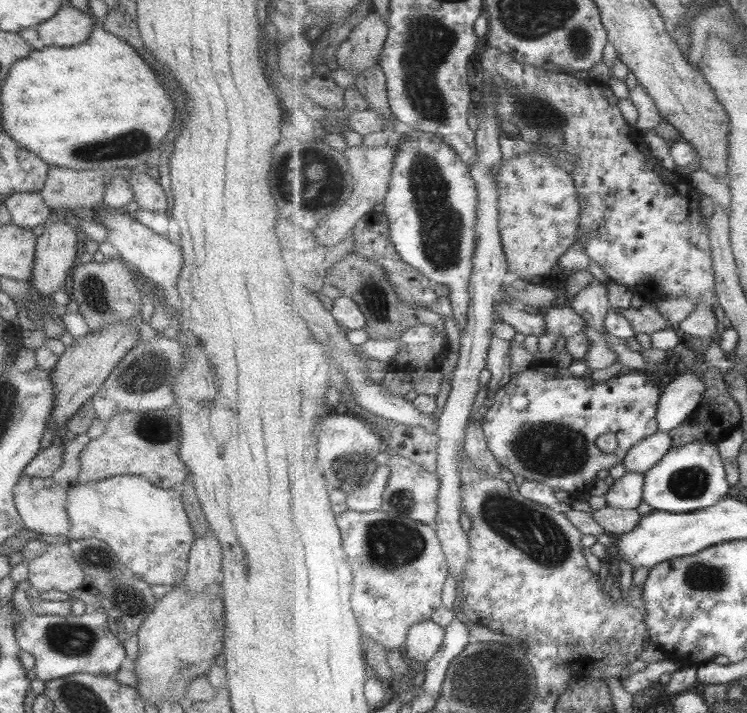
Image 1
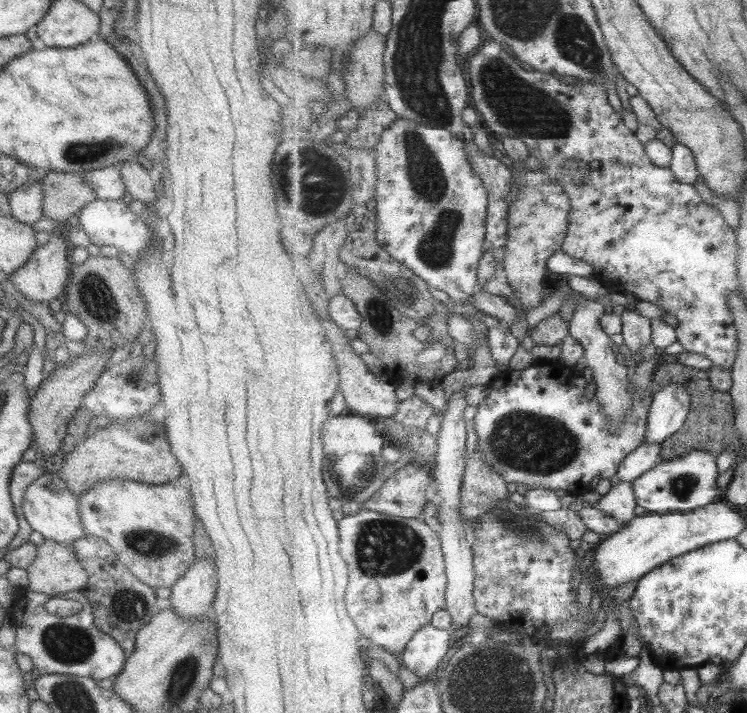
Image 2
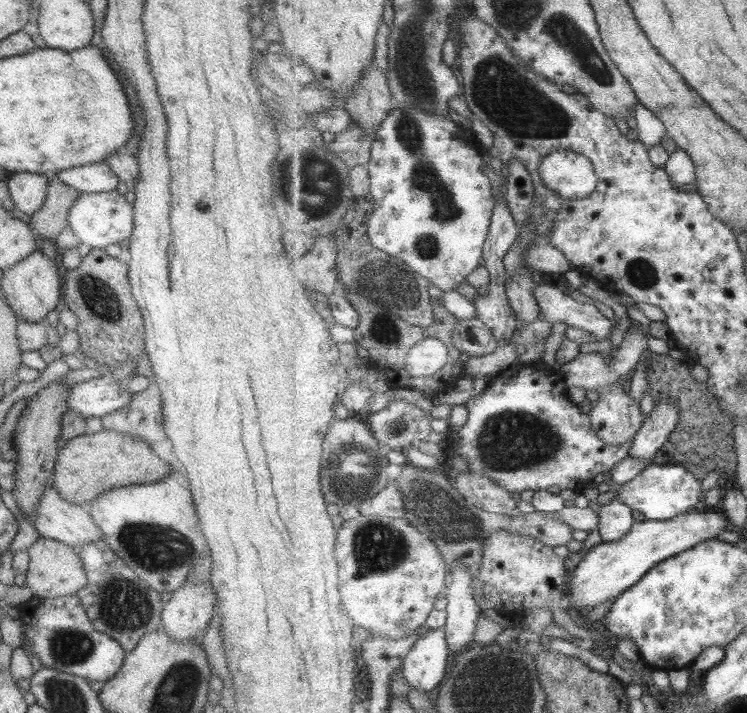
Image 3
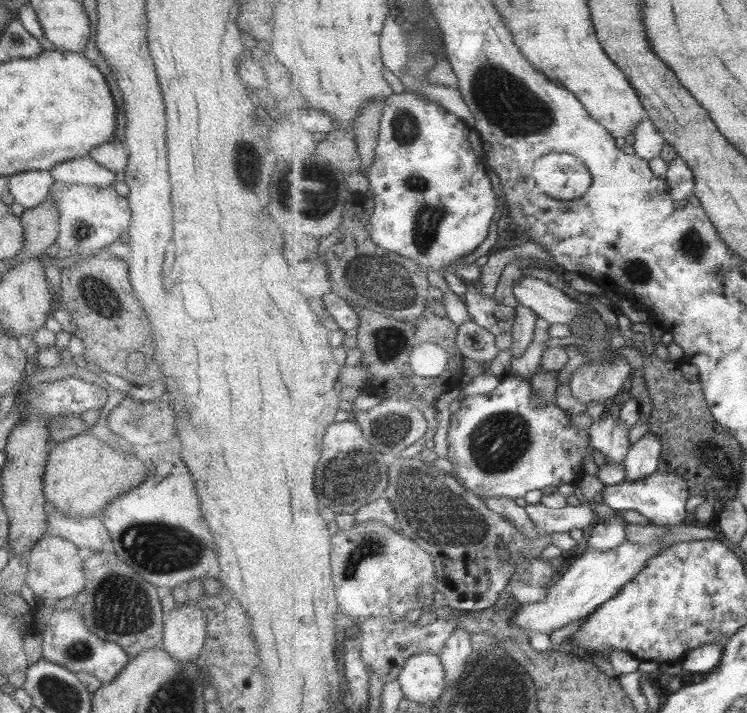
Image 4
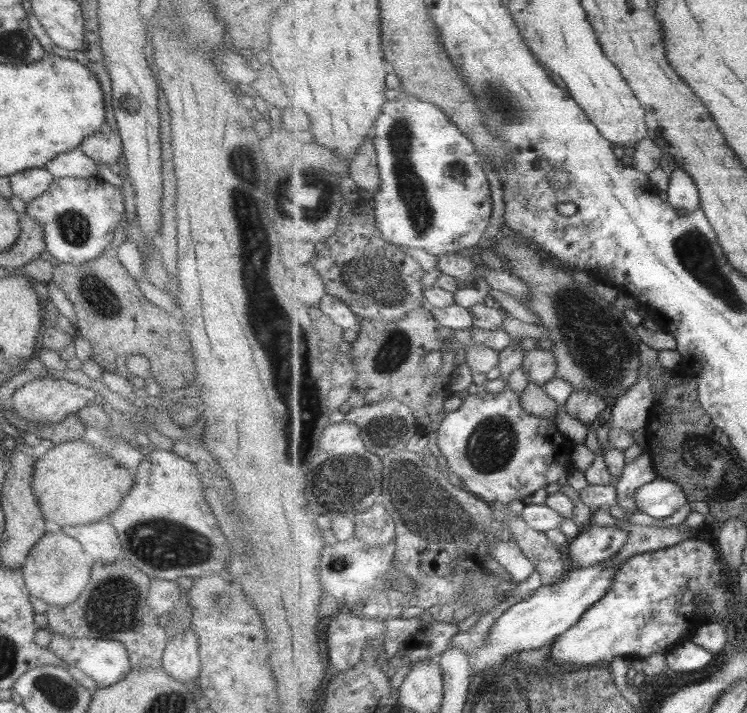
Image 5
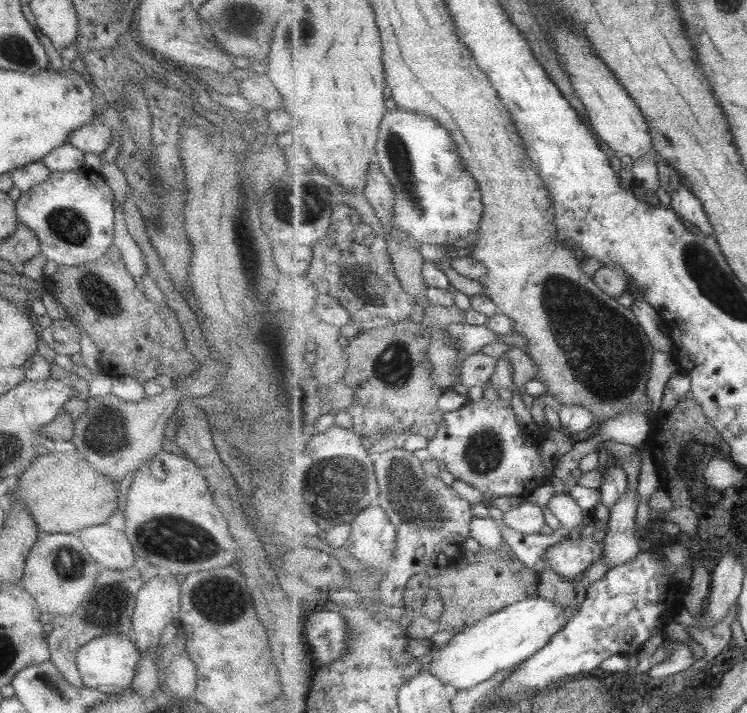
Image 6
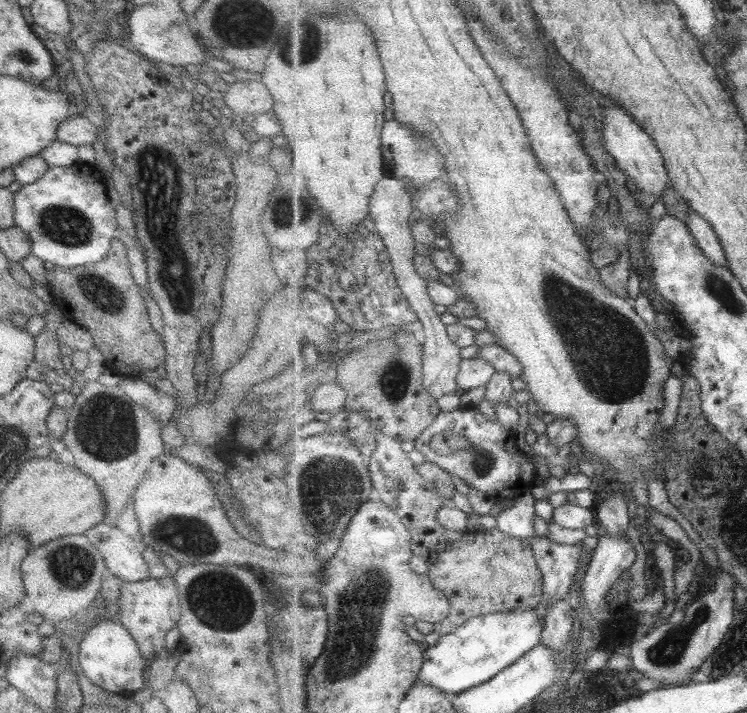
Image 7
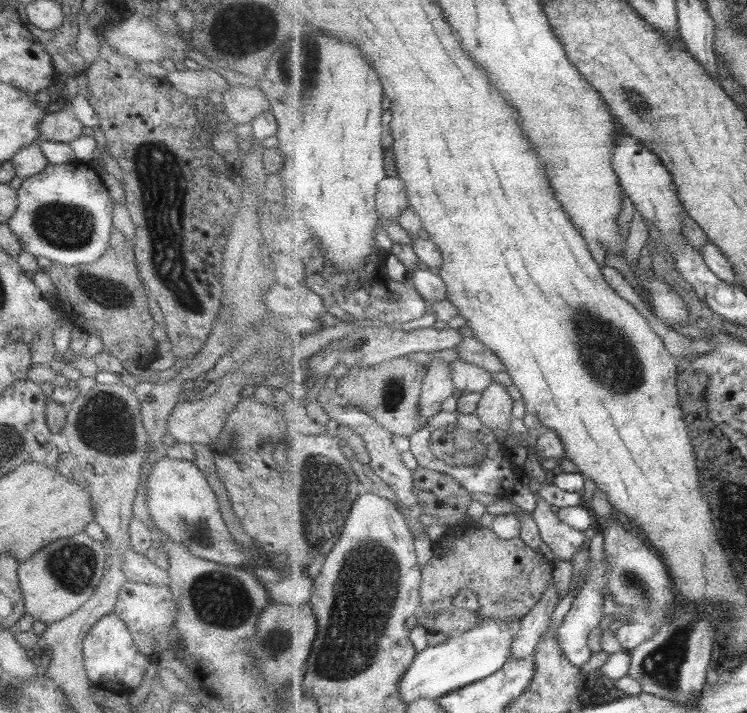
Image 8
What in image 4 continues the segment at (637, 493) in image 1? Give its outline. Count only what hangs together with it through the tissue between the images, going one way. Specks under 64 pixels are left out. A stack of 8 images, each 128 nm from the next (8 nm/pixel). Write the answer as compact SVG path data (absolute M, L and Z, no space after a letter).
M620 511L609 520L600 521L592 527L586 538L586 551L588 550L615 550L622 545L627 538L625 525L627 522L621 517Z

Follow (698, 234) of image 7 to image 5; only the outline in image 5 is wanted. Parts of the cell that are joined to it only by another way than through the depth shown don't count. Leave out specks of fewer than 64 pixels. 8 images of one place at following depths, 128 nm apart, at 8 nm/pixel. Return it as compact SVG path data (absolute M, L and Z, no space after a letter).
M676 168L671 174L667 200L671 206L679 210L686 210L688 213L699 211L701 206L701 195L697 184L688 172L681 168Z

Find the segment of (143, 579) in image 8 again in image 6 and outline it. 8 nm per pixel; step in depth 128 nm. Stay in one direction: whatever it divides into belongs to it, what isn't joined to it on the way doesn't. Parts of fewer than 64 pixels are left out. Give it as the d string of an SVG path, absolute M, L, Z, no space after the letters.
M106 522L82 528L75 535L101 568L129 570L135 562L136 554L125 533L109 527Z

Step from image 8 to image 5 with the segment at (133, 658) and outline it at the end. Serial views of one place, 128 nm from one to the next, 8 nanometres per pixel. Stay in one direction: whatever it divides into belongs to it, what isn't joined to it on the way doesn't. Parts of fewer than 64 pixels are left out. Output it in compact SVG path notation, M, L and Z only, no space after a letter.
M51 634L51 640L47 649L60 661L60 664L68 669L78 669L81 673L95 681L96 689L105 688L123 680L125 676L129 675L131 670L125 646L115 640L67 639L67 637L61 637L61 635Z

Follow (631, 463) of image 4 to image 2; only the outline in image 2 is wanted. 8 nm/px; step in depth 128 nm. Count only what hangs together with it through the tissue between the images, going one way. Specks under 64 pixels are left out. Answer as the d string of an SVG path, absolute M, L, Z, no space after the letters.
M684 384L658 387L652 403L645 443L662 444L684 427L693 403Z

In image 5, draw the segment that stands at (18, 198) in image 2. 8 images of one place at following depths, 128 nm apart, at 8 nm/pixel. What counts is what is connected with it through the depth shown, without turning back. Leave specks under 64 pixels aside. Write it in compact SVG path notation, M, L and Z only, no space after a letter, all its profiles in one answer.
M45 167L28 168L9 176L10 190L24 203L31 202L42 194L54 178Z

